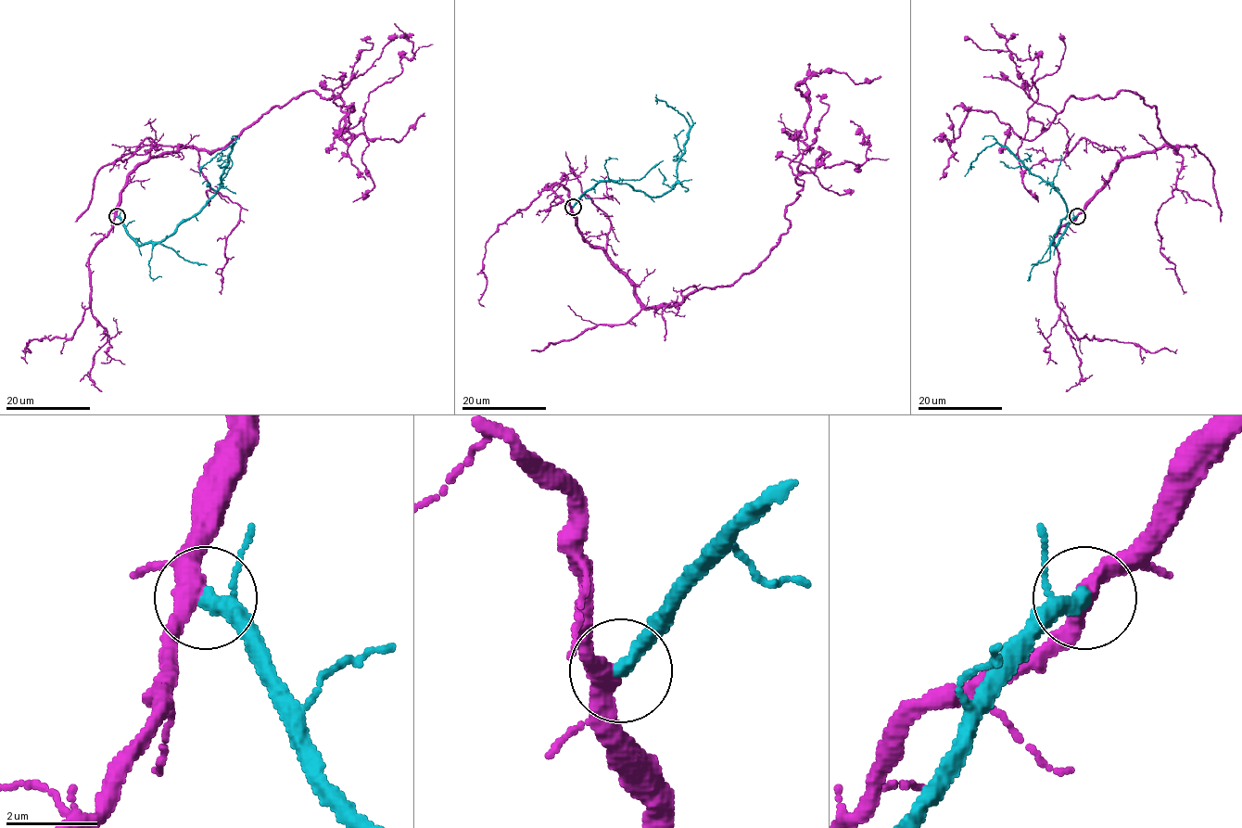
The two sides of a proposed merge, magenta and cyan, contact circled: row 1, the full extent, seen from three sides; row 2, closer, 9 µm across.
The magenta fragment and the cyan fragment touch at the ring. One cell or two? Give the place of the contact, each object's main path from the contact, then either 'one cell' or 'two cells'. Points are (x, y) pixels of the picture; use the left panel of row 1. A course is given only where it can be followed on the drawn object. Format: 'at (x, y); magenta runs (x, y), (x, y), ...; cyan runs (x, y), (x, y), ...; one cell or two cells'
at (117, 216); magenta runs (117, 216), (148, 159), (223, 149), (309, 91), (343, 102), (346, 140), (354, 109), (348, 144), (424, 113); cyan runs (117, 216), (139, 245), (165, 240), (181, 223), (196, 213), (219, 186), (233, 143), (200, 169), (200, 176); one cell

